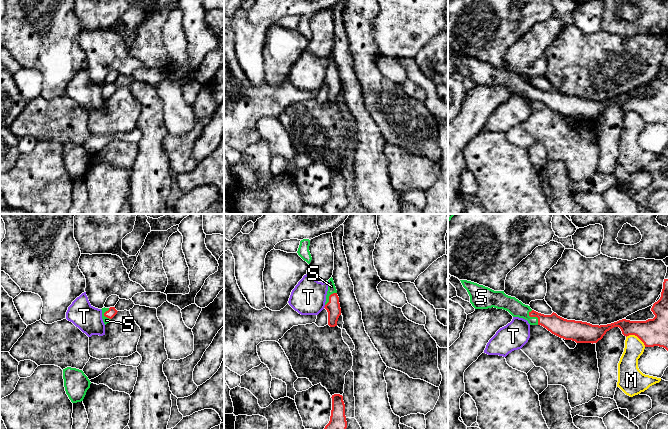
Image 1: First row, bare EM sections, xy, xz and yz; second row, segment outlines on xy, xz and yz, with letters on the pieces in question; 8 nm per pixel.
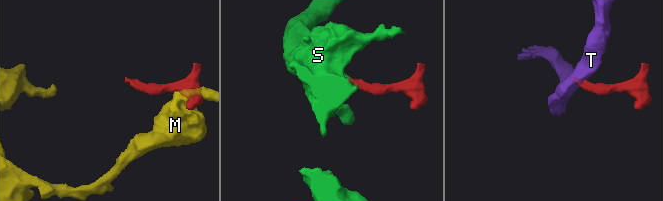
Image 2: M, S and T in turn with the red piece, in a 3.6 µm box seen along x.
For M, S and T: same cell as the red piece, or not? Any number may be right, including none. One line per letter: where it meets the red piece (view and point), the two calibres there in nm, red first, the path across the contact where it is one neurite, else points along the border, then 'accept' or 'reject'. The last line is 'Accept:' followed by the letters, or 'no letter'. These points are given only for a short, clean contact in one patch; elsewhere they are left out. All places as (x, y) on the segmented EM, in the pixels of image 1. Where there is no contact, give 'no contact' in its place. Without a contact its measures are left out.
M: yz (636, 335) | 220/160 nm | reject
S: yz (534, 316) | 150/140 nm | across yz (561, 327), (534, 316), (516, 308) | accept
T: xz (325, 306) | 110/280 nm | along xz (325, 305), (323, 307) | reject
Accept: S

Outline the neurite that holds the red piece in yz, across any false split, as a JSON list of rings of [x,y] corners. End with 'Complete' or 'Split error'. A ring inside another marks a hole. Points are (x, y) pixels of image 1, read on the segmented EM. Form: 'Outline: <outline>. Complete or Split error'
Outline: [[[668,267],[667,273],[663,282],[663,289],[661,292],[660,299],[655,302],[651,308],[651,311],[655,315],[653,319],[648,319],[646,321],[630,321],[626,319],[619,320],[617,322],[607,324],[607,325],[592,325],[587,322],[567,320],[556,313],[551,315],[544,315],[538,313],[530,308],[530,306],[523,304],[521,301],[515,297],[508,296],[504,291],[494,291],[483,285],[477,283],[460,280],[463,287],[467,290],[470,296],[470,303],[475,309],[488,309],[497,308],[508,311],[513,317],[523,318],[528,321],[530,325],[541,325],[550,331],[552,334],[563,338],[565,340],[572,340],[576,343],[597,343],[603,338],[607,331],[614,327],[619,327],[624,336],[635,335],[637,336],[645,345],[645,347],[659,346],[663,347],[668,351]]]. Split error

